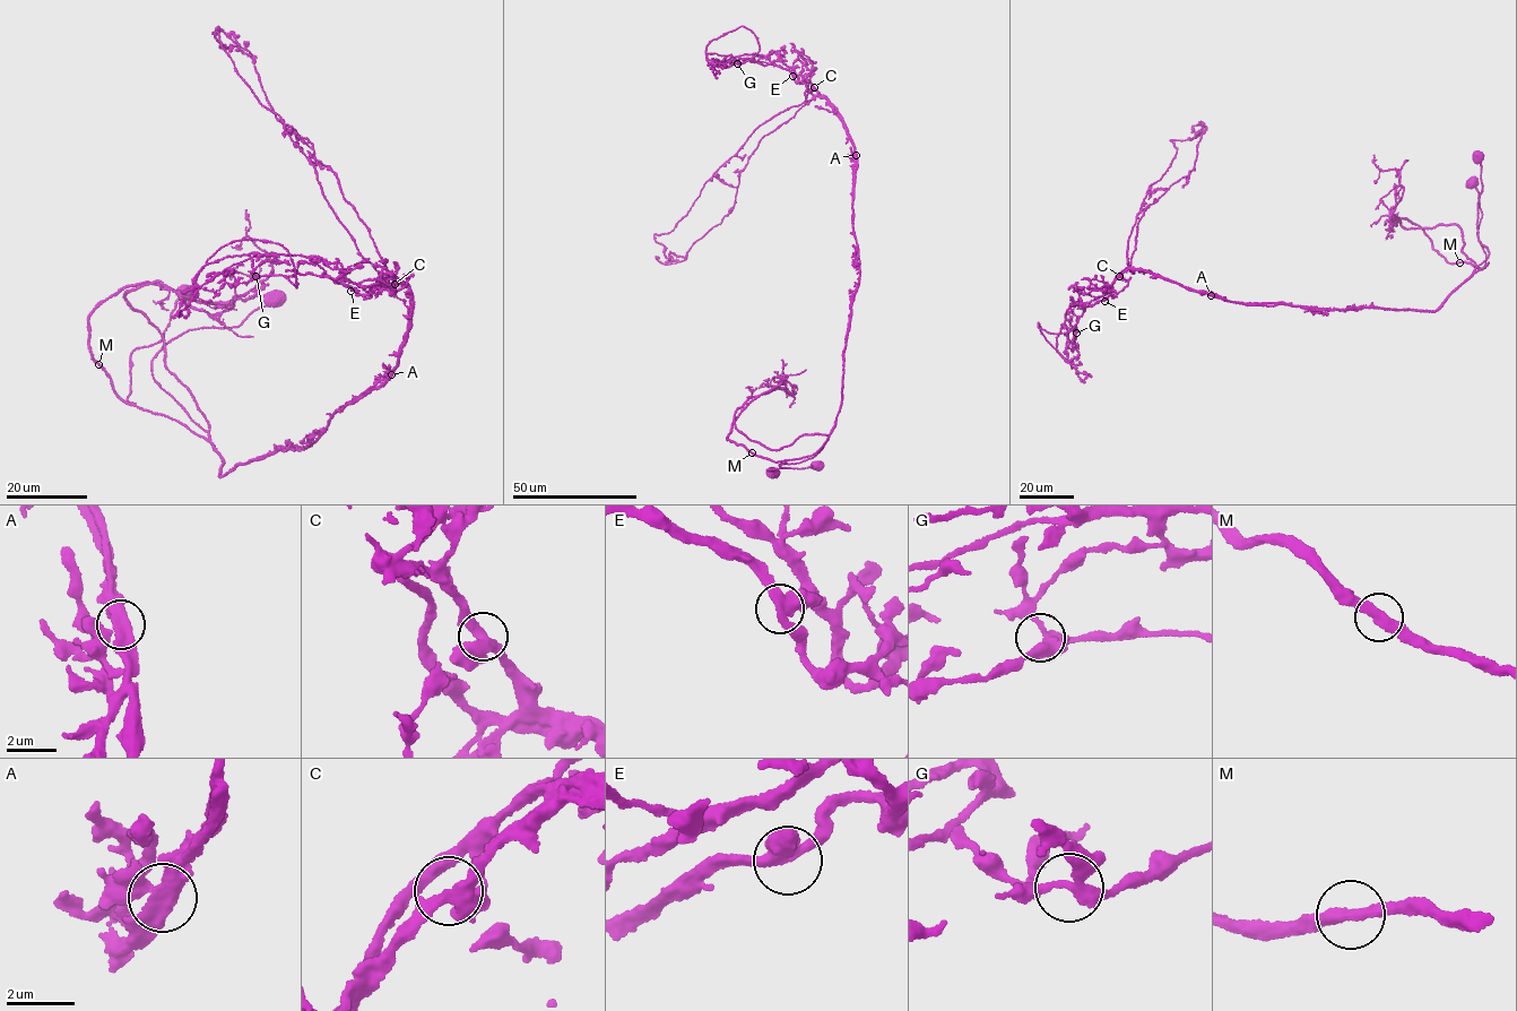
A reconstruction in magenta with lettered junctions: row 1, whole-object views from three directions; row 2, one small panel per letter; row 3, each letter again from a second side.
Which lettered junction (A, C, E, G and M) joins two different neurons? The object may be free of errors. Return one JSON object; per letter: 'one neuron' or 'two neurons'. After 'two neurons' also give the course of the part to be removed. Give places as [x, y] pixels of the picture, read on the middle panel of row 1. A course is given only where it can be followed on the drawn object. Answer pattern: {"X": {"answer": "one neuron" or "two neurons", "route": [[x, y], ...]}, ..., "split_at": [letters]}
{"A": {"answer": "two neurons", "route": [[856, 155], [859, 277], [820, 449], [773, 461], [727, 439], [752, 400], [785, 379], [795, 392], [757, 388]]}, "C": {"answer": "one neuron"}, "E": {"answer": "one neuron"}, "G": {"answer": "one neuron"}, "M": {"answer": "one neuron"}, "split_at": ["A"]}

